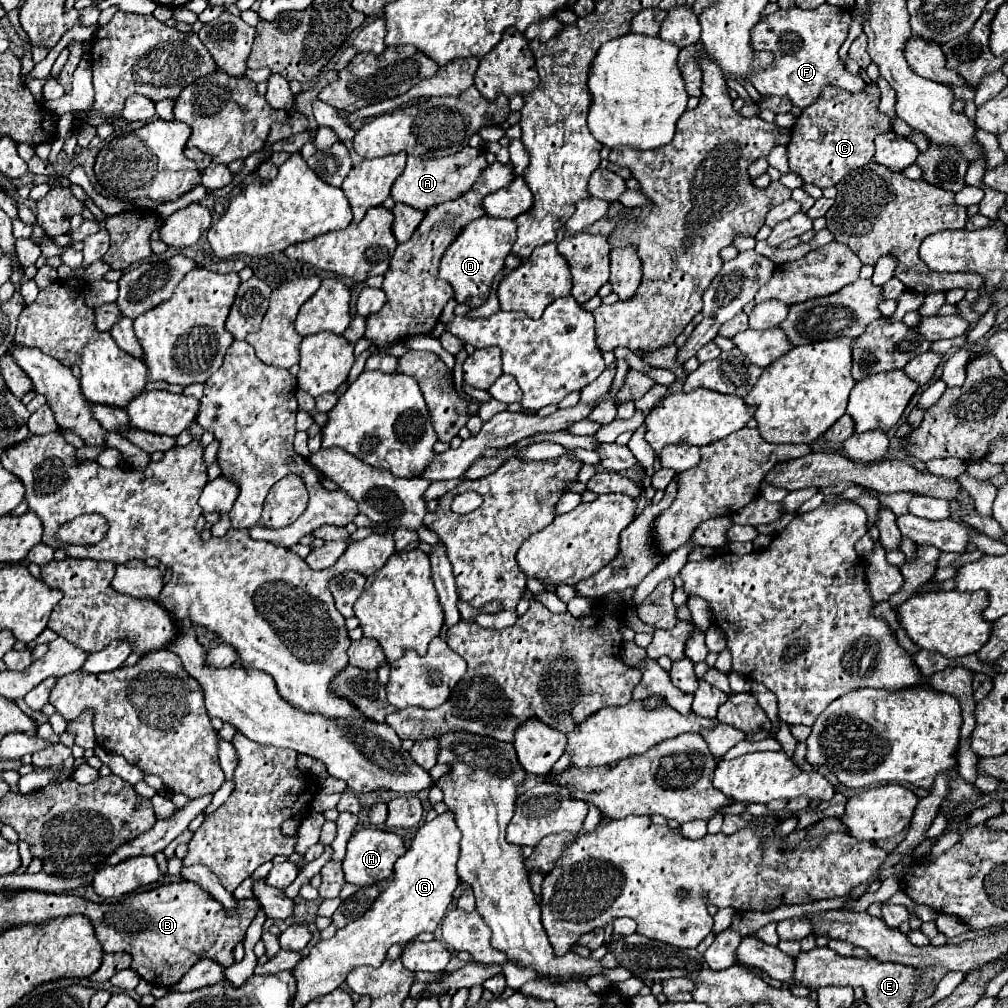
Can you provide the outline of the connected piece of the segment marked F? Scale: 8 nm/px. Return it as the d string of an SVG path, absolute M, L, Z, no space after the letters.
M829 3L811 11L799 7L777 9L775 13L763 17L751 29L751 47L755 47L755 51L771 51L775 59L769 71L755 71L755 75L751 75L753 87L761 95L787 97L795 107L801 109L815 103L825 85L859 93L865 87L865 81L857 75L851 75L845 63L839 59L839 49L849 33L851 21L851 9L841 9Z

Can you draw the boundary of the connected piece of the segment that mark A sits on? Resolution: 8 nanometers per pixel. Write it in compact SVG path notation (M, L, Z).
M465 147L463 151L451 155L451 157L441 157L441 159L419 159L419 157L407 157L407 167L399 175L397 183L391 189L391 197L395 203L405 203L411 205L419 211L427 211L433 205L451 201L465 193L467 189L473 187L475 179L481 175L481 171L487 167L485 161L485 151L483 149L473 149Z

